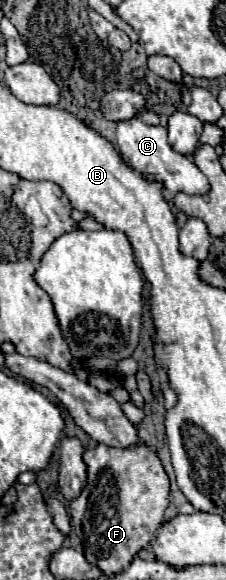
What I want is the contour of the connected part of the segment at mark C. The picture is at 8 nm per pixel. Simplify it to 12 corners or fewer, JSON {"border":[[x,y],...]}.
{"border":[[140,116],[120,120],[118,150],[148,180],[206,194],[208,178],[176,152],[168,130]]}

